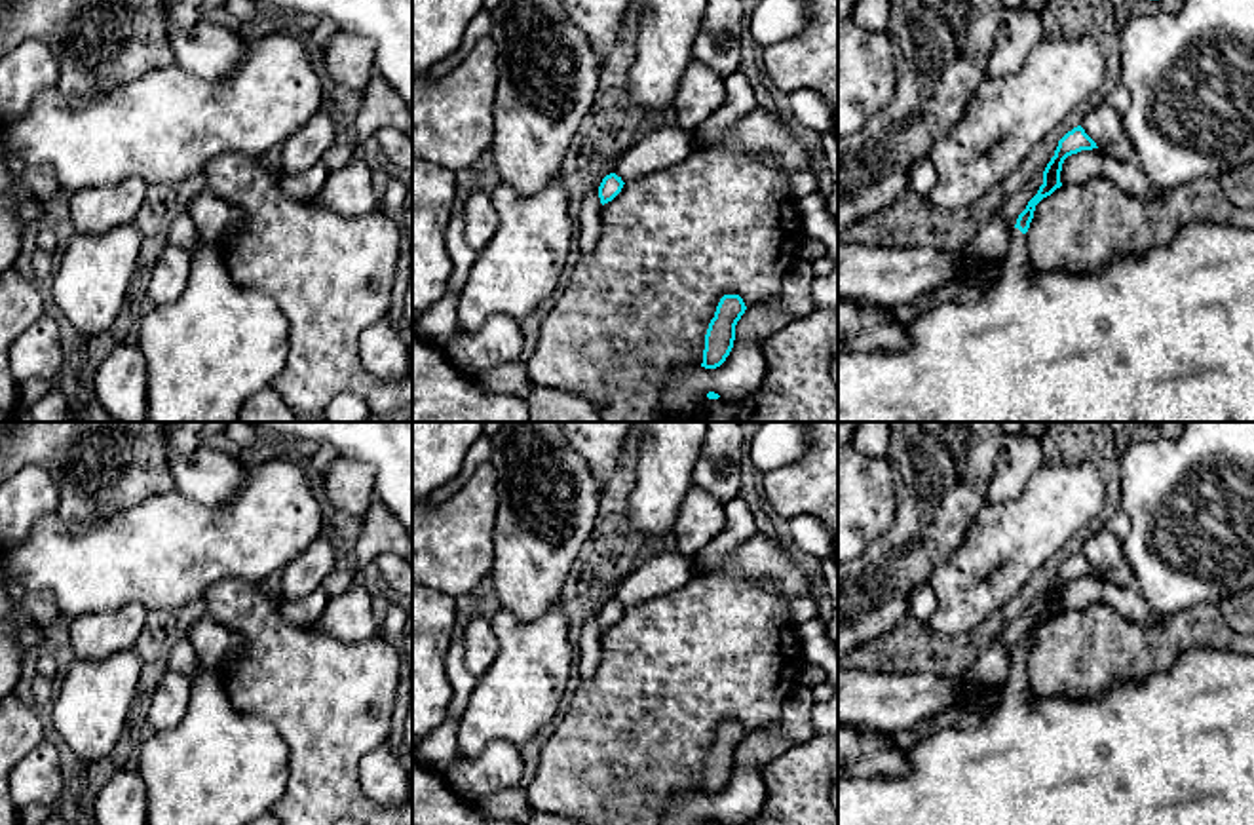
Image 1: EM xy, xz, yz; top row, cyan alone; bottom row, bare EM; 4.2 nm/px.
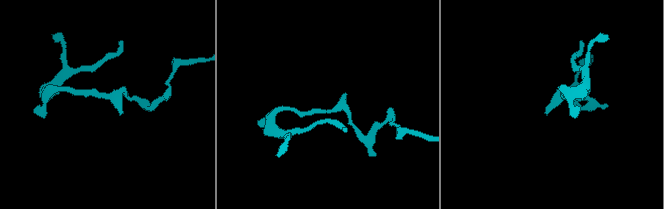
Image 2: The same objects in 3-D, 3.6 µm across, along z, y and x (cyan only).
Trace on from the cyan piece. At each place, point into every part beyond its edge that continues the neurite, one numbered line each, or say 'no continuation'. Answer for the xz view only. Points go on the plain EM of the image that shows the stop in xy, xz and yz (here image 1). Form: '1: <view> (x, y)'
no continuation

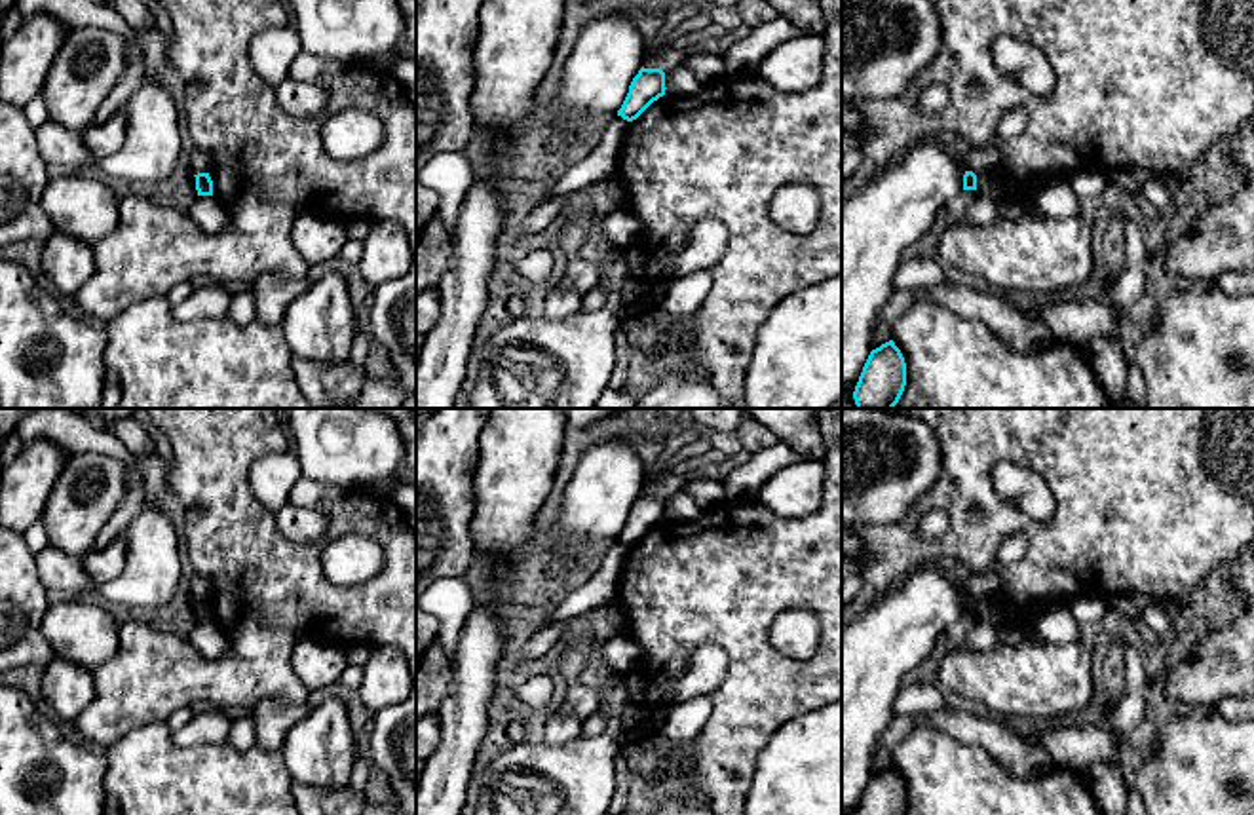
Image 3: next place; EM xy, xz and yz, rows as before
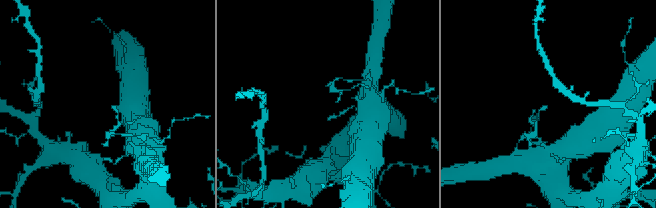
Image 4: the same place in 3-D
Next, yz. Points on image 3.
no continuation

